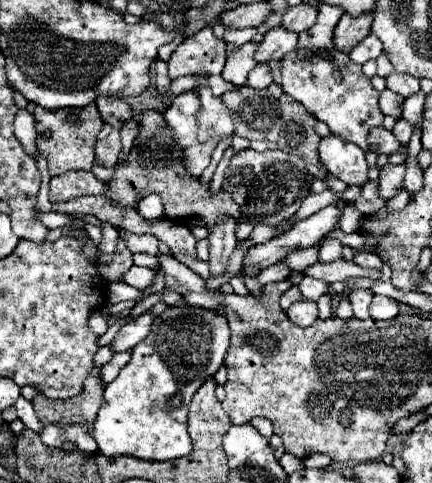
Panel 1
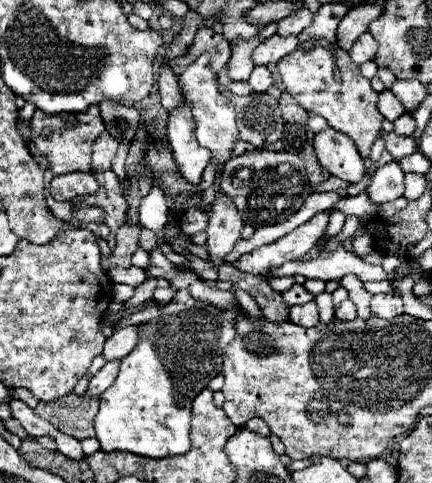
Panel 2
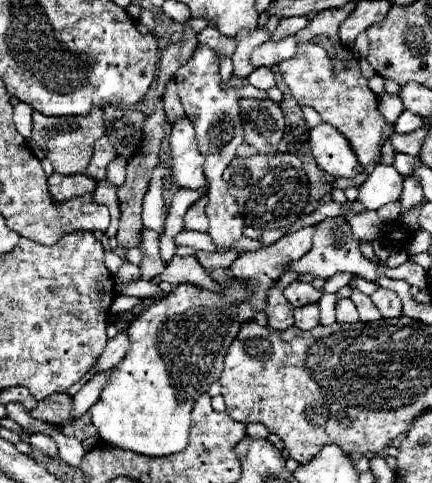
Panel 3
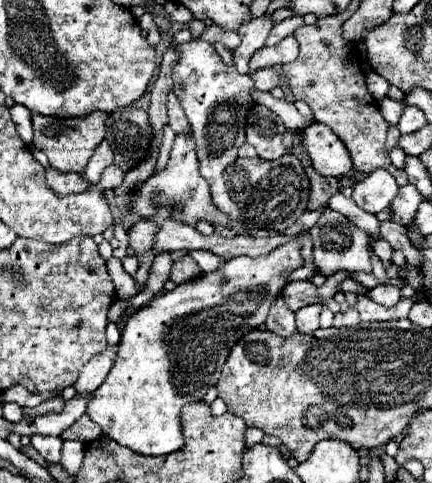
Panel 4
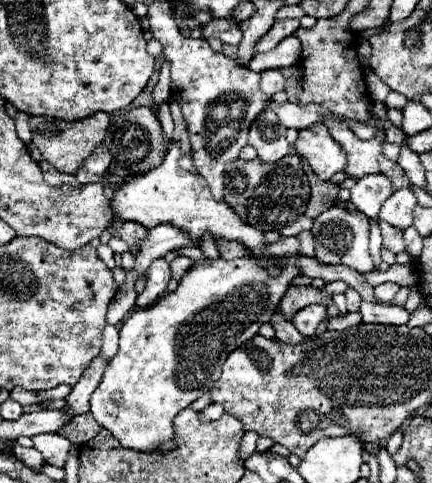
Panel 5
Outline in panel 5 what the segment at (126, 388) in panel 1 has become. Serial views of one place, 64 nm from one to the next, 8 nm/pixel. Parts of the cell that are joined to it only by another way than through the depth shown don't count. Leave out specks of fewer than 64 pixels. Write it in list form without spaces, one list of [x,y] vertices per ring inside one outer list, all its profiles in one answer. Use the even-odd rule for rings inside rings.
[[[300,254],[280,256],[278,264],[282,264],[280,276],[270,276],[268,268],[254,258],[194,262],[174,292],[164,294],[148,308],[134,310],[122,324],[118,354],[110,360],[100,386],[90,398],[94,420],[124,448],[170,452],[176,448],[176,414],[214,386],[226,356],[258,334],[258,328],[270,320],[300,270],[311,279],[344,280],[364,300],[374,300],[372,286],[348,266],[320,264]]]

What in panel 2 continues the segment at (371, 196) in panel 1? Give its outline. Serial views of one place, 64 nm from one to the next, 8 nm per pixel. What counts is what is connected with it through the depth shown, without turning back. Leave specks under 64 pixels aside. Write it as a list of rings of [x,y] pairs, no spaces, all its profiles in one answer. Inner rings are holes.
[[[364,190],[364,192],[360,192],[358,196],[354,196],[354,198],[342,198],[332,210],[342,210],[346,216],[348,214],[354,214],[354,216],[360,216],[360,218],[366,218],[366,216],[378,216],[378,210],[380,210],[380,206],[376,204],[376,202],[372,202],[370,200],[370,196],[368,196],[368,192]]]

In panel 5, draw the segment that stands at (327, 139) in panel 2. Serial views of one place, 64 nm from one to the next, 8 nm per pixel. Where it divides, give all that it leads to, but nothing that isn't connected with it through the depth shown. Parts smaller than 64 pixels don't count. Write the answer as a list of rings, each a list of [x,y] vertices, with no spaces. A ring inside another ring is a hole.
[[[320,122],[300,130],[294,150],[308,160],[312,170],[322,180],[330,180],[336,172],[344,172],[346,168],[346,154],[342,152],[340,144],[330,136],[328,128]]]

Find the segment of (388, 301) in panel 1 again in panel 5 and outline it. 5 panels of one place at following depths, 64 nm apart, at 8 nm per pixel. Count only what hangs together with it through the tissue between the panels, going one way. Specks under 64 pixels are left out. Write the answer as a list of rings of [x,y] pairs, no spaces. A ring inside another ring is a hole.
[[[386,282],[386,284],[380,284],[380,286],[374,288],[374,298],[376,298],[378,302],[390,302],[390,300],[394,300],[394,296],[396,296],[398,290],[400,290],[398,284]]]

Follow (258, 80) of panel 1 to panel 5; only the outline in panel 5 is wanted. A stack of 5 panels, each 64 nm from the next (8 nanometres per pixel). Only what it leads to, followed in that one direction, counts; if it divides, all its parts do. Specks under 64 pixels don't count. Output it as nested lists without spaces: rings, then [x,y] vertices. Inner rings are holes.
[[[264,70],[264,72],[260,72],[260,88],[262,88],[264,94],[272,96],[278,90],[284,90],[284,84],[286,84],[286,78],[278,70]]]

